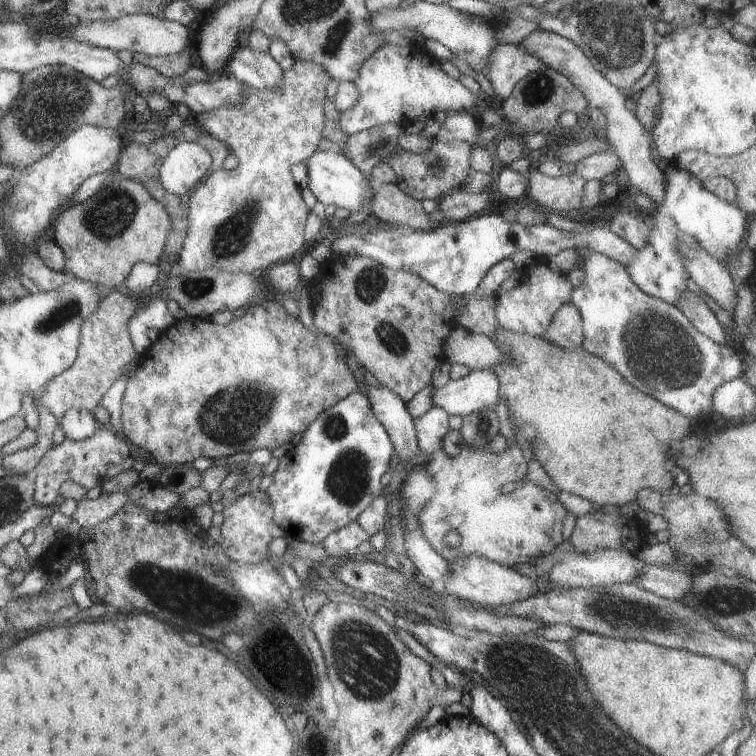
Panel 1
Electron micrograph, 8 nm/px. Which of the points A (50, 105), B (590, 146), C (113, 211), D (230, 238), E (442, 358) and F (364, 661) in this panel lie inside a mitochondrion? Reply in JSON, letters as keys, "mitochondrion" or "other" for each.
{"A":"mitochondrion","B":"other","C":"mitochondrion","D":"mitochondrion","E":"other","F":"mitochondrion"}

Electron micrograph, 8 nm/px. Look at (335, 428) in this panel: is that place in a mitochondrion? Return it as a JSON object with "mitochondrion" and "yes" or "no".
{"mitochondrion":"yes"}

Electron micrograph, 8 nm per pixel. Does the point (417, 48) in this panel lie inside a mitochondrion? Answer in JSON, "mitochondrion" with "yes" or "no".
{"mitochondrion":"no"}

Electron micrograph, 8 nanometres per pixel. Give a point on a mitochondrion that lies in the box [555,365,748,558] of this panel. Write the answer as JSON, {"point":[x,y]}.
{"point":[703,528]}

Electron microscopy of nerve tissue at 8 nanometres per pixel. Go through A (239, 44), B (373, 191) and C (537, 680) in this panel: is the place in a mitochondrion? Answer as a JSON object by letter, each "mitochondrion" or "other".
{"A":"other","B":"other","C":"mitochondrion"}

